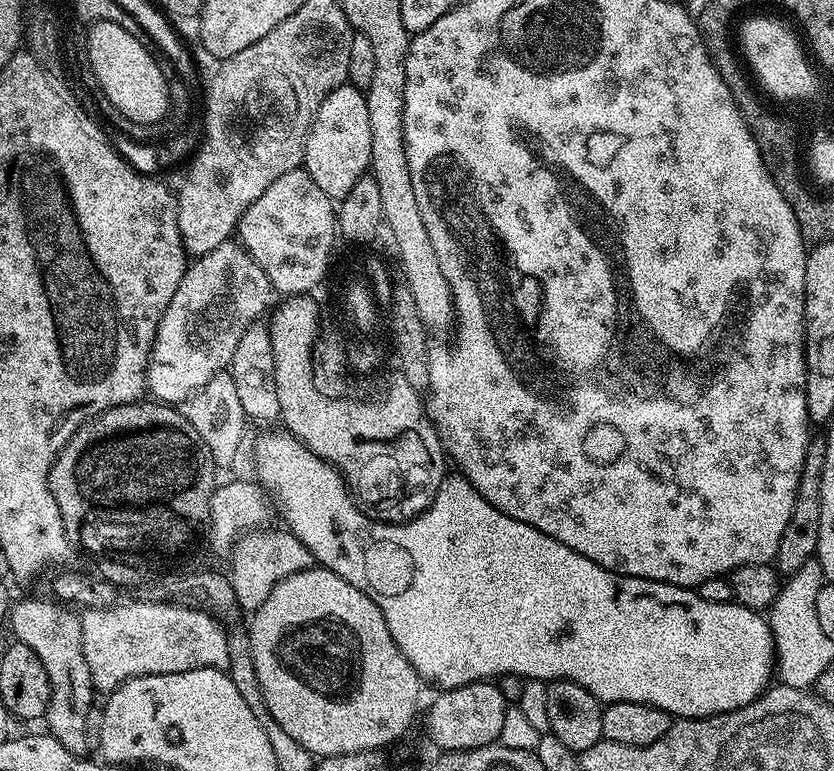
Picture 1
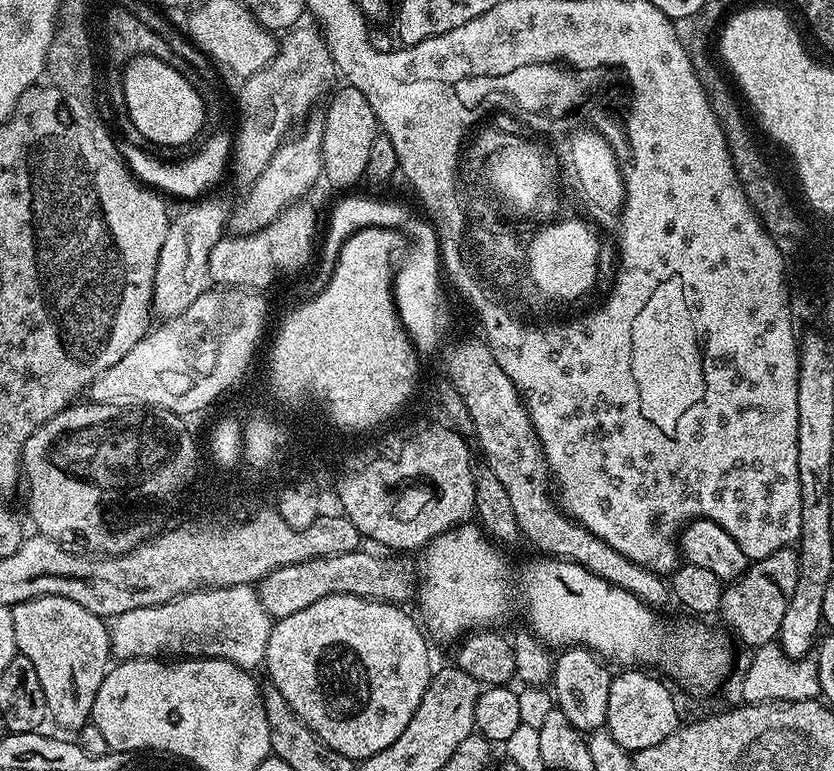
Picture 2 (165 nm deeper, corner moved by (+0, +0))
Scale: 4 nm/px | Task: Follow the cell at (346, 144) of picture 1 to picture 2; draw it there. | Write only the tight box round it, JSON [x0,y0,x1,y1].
[322,86,378,190]

